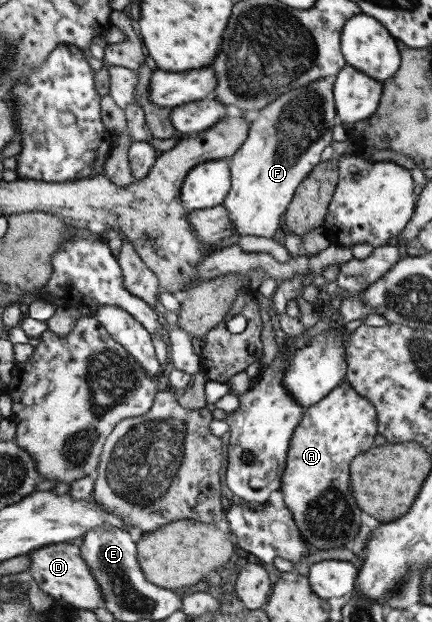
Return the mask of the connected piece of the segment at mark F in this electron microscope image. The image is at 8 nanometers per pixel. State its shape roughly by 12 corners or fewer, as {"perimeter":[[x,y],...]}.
{"perimeter":[[332,78],[279,96],[228,159],[236,228],[276,239],[336,125]]}

